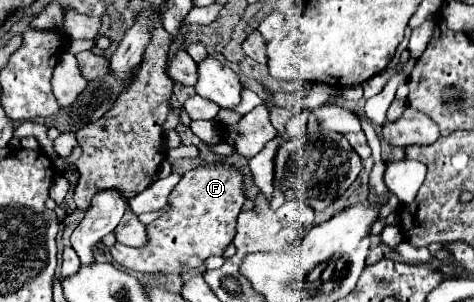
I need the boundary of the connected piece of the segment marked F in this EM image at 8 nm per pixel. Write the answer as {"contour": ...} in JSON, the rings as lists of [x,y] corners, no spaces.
{"contour":[[[201,165],[191,169],[181,177],[169,203],[171,211],[147,225],[149,241],[145,247],[133,249],[121,243],[111,247],[111,257],[119,265],[143,273],[183,273],[199,267],[203,259],[211,255],[221,255],[235,237],[237,215],[245,203],[241,173],[237,169],[227,169],[227,165]]]}

